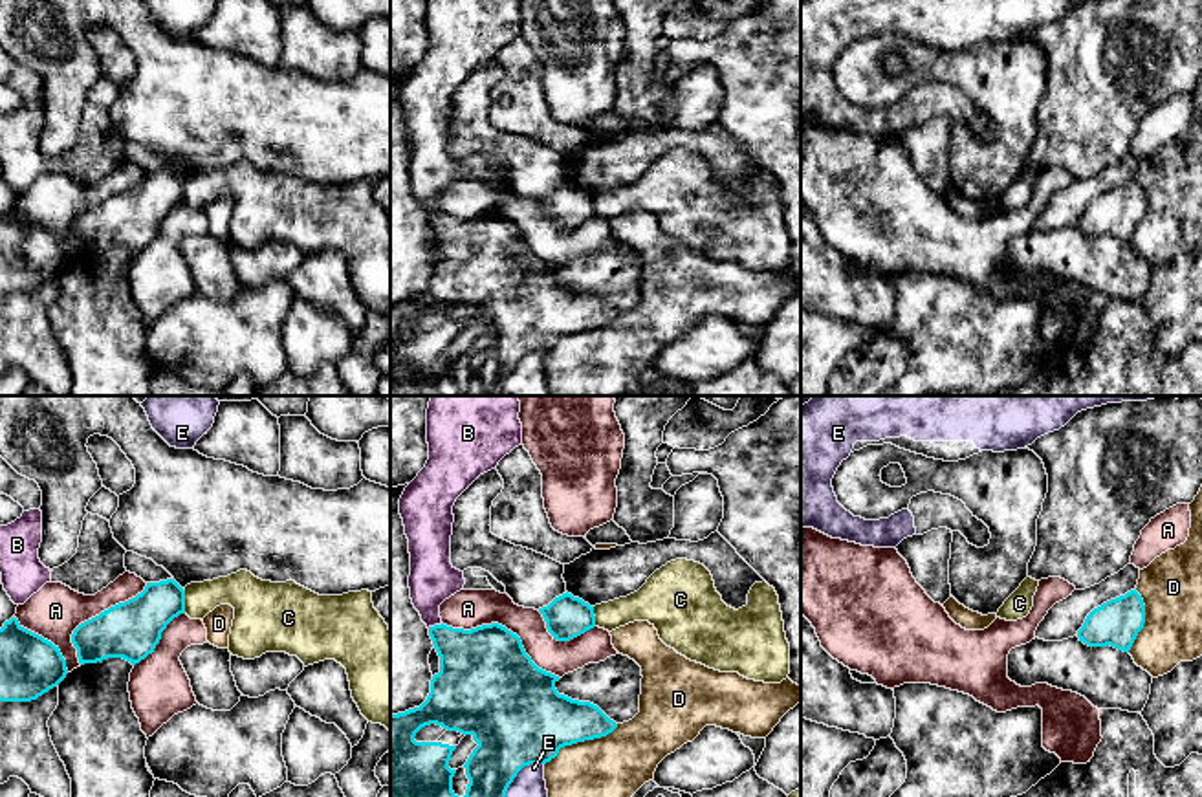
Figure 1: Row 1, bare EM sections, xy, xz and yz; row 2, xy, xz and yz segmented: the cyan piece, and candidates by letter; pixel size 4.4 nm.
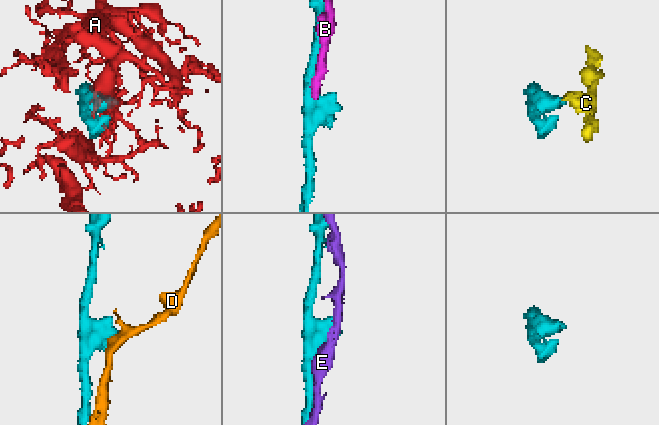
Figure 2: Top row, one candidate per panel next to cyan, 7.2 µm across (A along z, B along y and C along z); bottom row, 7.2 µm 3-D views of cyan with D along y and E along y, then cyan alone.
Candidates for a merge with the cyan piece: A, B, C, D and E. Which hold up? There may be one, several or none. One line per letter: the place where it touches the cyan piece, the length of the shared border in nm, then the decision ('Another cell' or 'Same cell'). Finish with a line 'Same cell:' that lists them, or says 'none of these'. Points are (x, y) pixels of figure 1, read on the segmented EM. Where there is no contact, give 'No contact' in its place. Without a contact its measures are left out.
A: Touches cyan at xz (504, 627). Shared border 600 nm. Another cell
B: Touches cyan at xz (435, 625). Shared border 70 nm. Another cell
C: Touches cyan at xy (184, 601). Shared border 110 nm. Another cell
D: Touches cyan at xz (579, 741). Shared border 380 nm. Another cell
E: Touches cyan at xz (519, 770). Shared border 220 nm. Another cell
Same cell: none of these

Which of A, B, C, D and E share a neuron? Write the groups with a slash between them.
A / B / C / D / E

